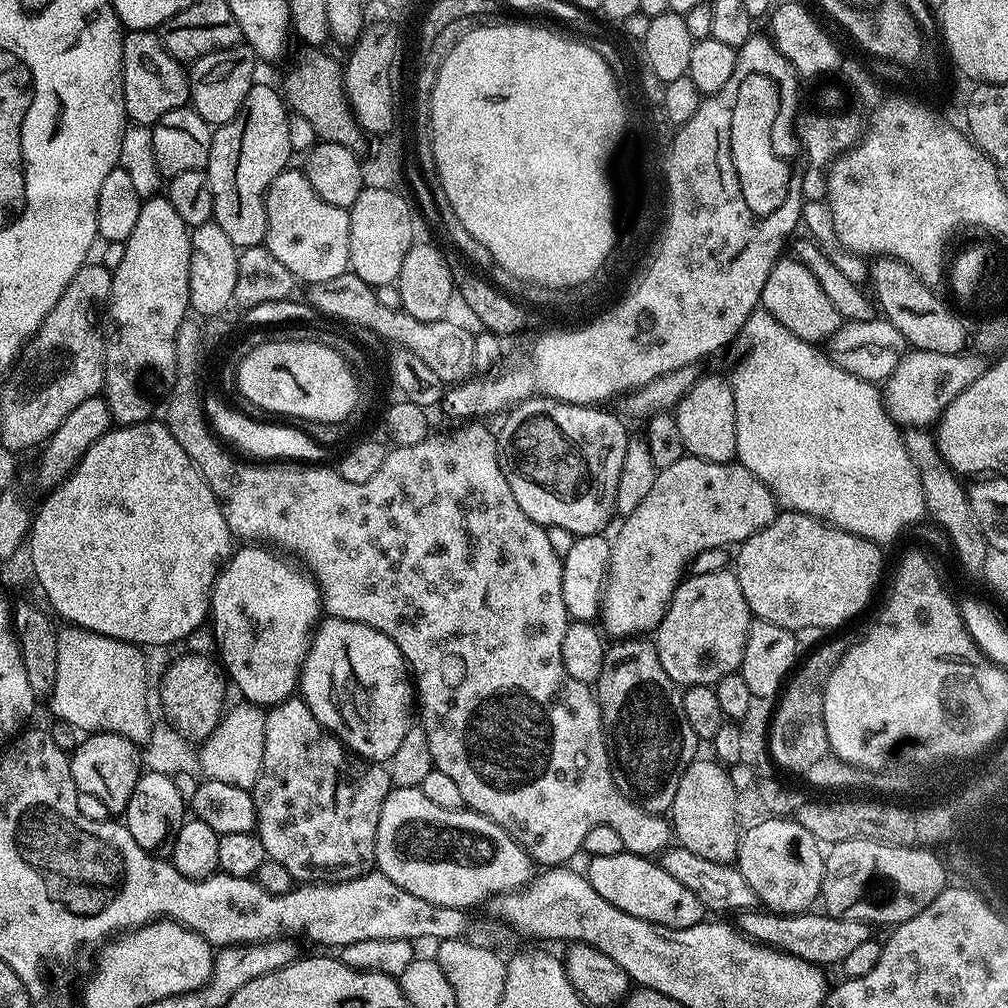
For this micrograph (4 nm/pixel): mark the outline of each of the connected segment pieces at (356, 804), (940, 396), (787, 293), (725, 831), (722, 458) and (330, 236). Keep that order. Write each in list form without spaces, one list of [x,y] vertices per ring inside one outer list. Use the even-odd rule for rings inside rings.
[[[289,698],[281,704],[271,705],[264,717],[266,722],[266,746],[262,754],[262,770],[256,785],[250,789],[252,800],[256,803],[256,829],[266,850],[269,860],[282,862],[286,870],[290,870],[293,881],[296,882],[335,882],[337,880],[353,880],[363,876],[365,872],[373,871],[376,863],[376,839],[378,838],[378,818],[382,814],[384,799],[392,791],[394,785],[387,767],[380,762],[369,762],[353,754],[340,739],[332,735],[328,729],[321,726],[318,718],[310,710],[310,706],[302,698]]]
[[[910,350],[905,353],[896,369],[888,375],[884,388],[885,403],[888,413],[900,426],[927,429],[940,419],[941,412],[977,380],[986,367],[978,356],[962,354],[934,354]]]
[[[781,258],[770,270],[770,278],[766,278],[766,286],[762,286],[762,298],[760,303],[790,334],[802,338],[807,344],[817,346],[831,341],[835,333],[840,329],[842,318],[838,310],[834,310],[834,302],[826,298],[822,286],[818,286],[818,278],[802,266],[794,258]],[[788,259],[788,260],[787,260]]]
[[[697,758],[682,774],[670,809],[670,823],[677,845],[710,858],[710,862],[732,864],[740,848],[742,824],[736,821],[738,793],[731,785],[729,769],[715,759]]]
[[[701,375],[674,409],[684,451],[706,462],[731,464],[736,460],[736,415],[732,385],[720,376]]]
[[[303,171],[280,172],[264,195],[266,206],[266,234],[264,244],[290,270],[301,285],[311,286],[330,282],[338,274],[349,271],[348,251],[350,250],[350,226],[348,213],[338,206],[330,206],[310,186]]]

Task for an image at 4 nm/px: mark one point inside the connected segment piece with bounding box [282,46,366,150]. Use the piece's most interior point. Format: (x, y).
(314, 88)

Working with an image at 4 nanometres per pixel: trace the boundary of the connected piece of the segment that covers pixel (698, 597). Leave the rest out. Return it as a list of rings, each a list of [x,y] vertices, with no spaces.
[[[735,571],[689,575],[681,579],[662,622],[654,630],[654,643],[662,670],[666,670],[678,686],[716,685],[732,672],[740,671],[753,619],[746,598],[742,598],[742,586],[738,586]]]

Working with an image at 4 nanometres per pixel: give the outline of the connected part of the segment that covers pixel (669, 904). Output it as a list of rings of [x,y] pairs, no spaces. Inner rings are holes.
[[[622,851],[607,858],[593,856],[587,863],[586,875],[590,886],[594,886],[610,906],[618,906],[618,910],[626,910],[626,914],[634,914],[634,918],[642,918],[663,928],[689,928],[705,923],[704,904],[698,902],[698,897],[686,890],[682,882],[670,878],[655,859]]]

